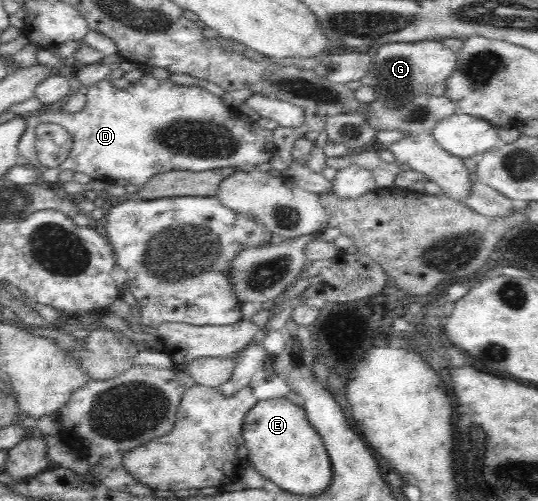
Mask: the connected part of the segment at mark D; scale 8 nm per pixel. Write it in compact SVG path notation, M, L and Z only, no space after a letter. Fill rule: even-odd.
M149 73L138 80L132 81L126 89L118 91L112 88L108 79L99 81L89 87L85 95L87 101L78 113L61 113L55 110L40 116L27 116L27 131L18 144L18 155L25 158L27 167L39 174L40 183L59 186L59 174L65 171L83 173L92 180L109 180L116 183L118 179L125 179L126 183L143 189L155 175L179 172L203 172L227 167L249 170L263 163L268 163L277 155L273 144L272 131L260 128L255 122L242 120L236 108L224 105L221 98L209 92L196 82L193 85L176 85L169 79L158 79ZM47 123L63 127L73 137L73 147L69 159L56 169L42 167L36 158L36 129L40 124ZM171 141L177 147L155 147L161 143Z

